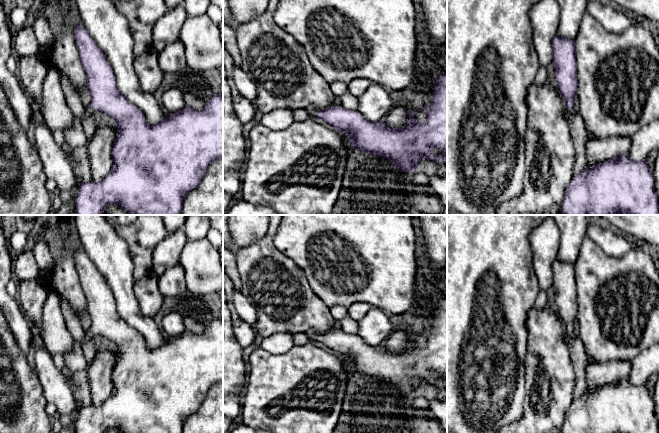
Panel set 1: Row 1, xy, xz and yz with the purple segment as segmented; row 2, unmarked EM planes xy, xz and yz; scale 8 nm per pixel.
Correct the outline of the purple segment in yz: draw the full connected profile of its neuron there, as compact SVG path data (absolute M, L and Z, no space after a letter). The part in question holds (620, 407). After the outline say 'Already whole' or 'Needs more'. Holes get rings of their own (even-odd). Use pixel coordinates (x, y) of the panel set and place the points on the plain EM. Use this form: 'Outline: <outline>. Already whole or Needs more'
Outline: M628 377L593 391L584 390L566 410L562 433L659 433L653 396L645 383L633 385Z. Already whole

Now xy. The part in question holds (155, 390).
Outline: M80 248L74 251L74 258L76 269L78 271L80 279L80 284L87 301L87 313L91 318L91 328L85 332L84 340L93 339L96 334L102 335L116 344L117 353L116 363L113 367L112 372L114 388L110 397L103 404L82 406L80 408L75 423L76 433L105 433L107 430L112 428L119 429L123 433L182 433L183 421L200 407L202 402L205 400L209 389L214 384L223 382L223 317L214 319L205 327L204 331L200 334L195 334L185 330L182 334L174 338L169 338L169 340L162 346L155 349L149 349L143 337L134 328L129 326L125 322L125 320L118 314L115 299L106 280L97 270L96 266L92 263L88 255Z. Needs more

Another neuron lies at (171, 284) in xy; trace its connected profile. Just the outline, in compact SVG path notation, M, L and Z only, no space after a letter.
M181 265L166 270L158 279L158 288L164 298L177 298L187 292L185 272Z

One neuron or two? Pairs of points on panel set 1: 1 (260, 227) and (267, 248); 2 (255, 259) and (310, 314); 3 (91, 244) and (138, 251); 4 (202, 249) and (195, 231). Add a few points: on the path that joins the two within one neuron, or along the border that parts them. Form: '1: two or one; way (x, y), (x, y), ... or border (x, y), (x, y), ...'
1: two; border (269, 225), (269, 228), (258, 240), (242, 247)
2: one; way (266, 272), (298, 303)
3: two; border (116, 230), (127, 245), (133, 273)
4: two; border (205, 237), (199, 240), (188, 240)

